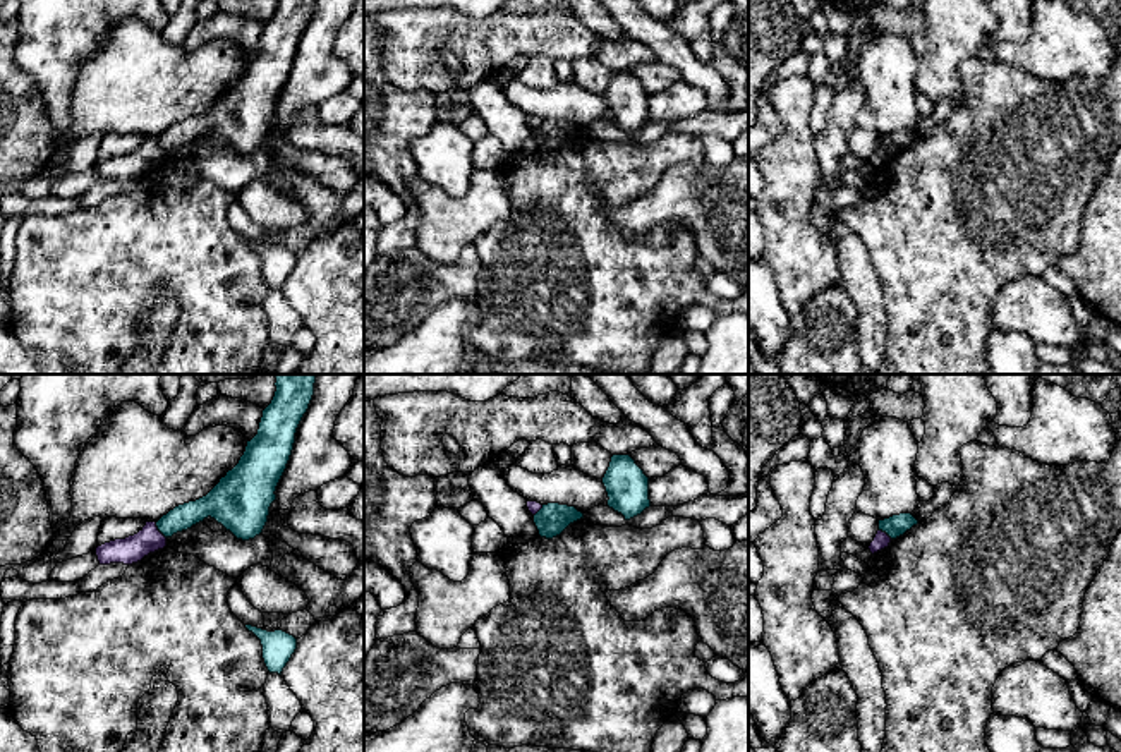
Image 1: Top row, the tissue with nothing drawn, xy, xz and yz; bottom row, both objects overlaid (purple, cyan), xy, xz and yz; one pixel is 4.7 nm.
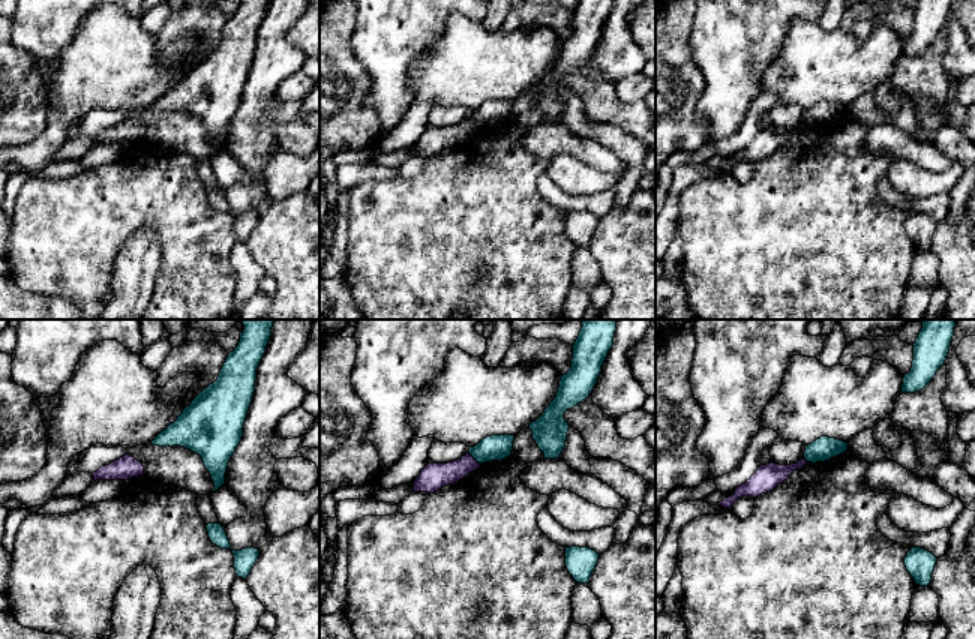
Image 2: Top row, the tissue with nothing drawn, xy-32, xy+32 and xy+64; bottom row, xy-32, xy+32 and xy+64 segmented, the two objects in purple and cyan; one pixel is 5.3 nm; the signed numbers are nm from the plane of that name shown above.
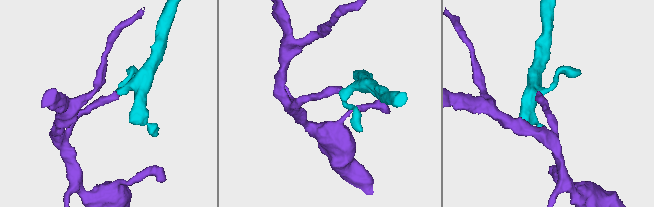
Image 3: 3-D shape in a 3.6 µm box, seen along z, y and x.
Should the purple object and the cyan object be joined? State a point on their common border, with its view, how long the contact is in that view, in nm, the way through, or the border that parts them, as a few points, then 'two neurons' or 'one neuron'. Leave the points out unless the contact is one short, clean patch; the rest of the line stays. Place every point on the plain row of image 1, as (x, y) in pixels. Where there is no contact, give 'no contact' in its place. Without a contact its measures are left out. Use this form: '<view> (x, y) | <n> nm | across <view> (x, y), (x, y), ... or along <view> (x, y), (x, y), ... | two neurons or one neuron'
xy (158, 146) | 90 nm | along xy (155, 138), (165, 153) | two neurons

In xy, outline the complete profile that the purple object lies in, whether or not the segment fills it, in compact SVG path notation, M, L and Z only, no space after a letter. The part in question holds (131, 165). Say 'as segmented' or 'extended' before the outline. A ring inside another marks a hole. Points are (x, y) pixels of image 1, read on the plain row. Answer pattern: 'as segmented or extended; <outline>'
as segmented; M146 137L137 149L98 161L96 172L100 180L132 180L165 161L167 153L158 146L156 137Z

